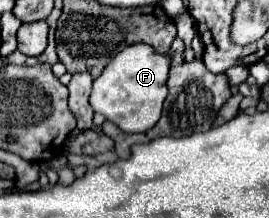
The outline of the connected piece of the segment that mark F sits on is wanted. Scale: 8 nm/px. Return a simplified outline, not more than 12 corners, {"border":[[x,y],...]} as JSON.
{"border":[[123,48],[93,82],[91,108],[123,132],[161,118],[167,54]]}

